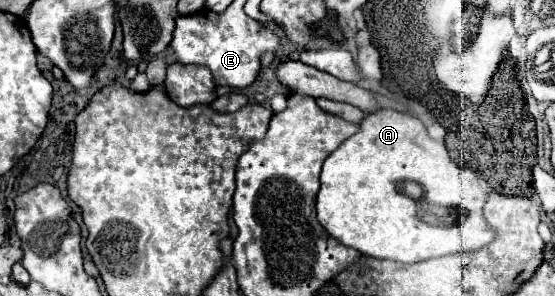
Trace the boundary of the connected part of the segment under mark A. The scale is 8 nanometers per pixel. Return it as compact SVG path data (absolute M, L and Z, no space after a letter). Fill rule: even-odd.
M380 110L378 114L368 114L360 124L360 132L350 136L324 160L316 218L332 238L364 256L414 264L454 252L478 250L482 244L490 242L494 234L482 216L486 194L488 190L478 172L458 166L450 158L444 142L430 138L418 118L396 110ZM410 182L420 186L418 198L406 188Z

